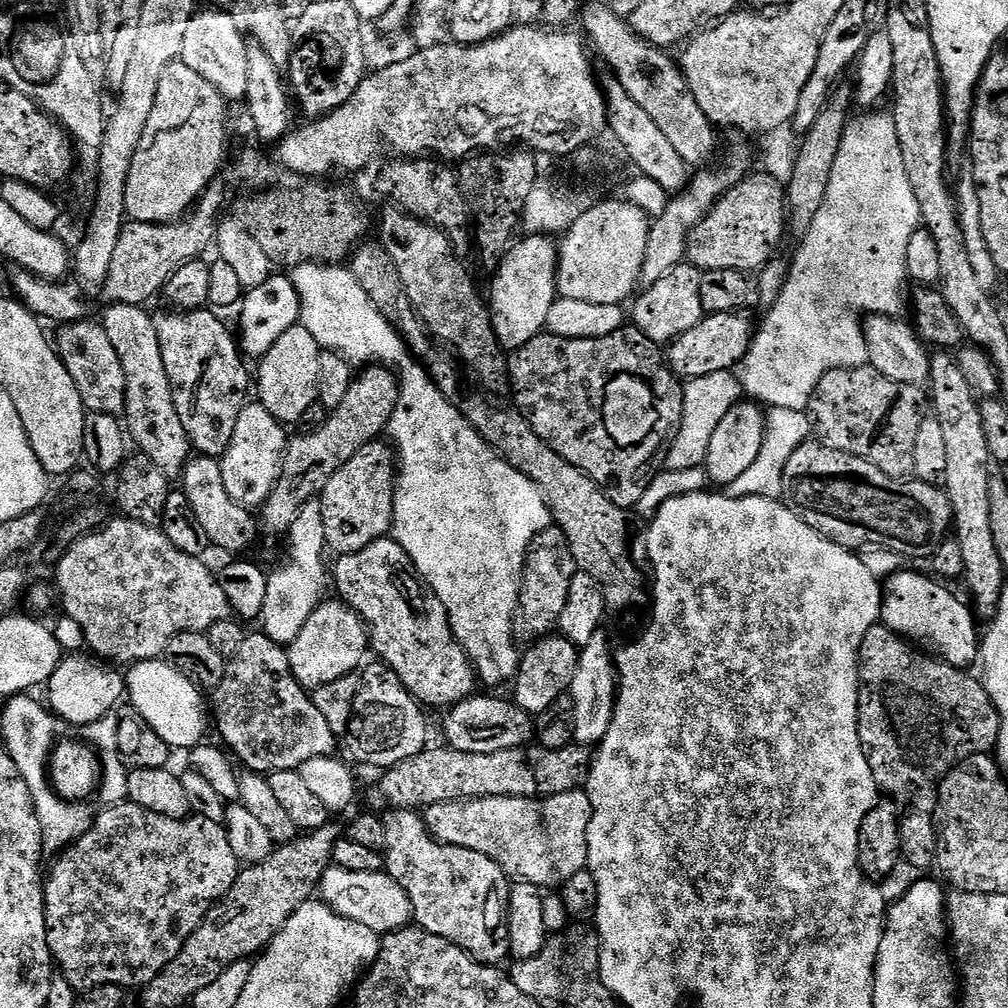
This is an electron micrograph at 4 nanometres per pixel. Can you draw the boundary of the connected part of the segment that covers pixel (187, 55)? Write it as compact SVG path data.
M219 10L197 11L190 26L186 26L186 35L182 37L180 58L190 70L202 74L210 86L214 86L224 95L225 101L244 100L246 94L246 37L238 30L234 18Z

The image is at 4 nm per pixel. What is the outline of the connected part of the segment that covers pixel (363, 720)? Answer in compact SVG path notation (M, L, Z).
M383 662L375 663L369 663L359 673L360 689L358 698L354 698L354 714L350 718L346 739L349 754L358 763L383 770L393 768L406 758L414 758L414 754L429 747L430 740L428 724L424 721L425 709L415 696L408 693L392 668Z

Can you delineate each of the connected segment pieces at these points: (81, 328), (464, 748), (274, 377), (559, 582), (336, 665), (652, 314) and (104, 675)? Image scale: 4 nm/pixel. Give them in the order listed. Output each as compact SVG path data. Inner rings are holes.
M91 318L65 324L59 329L60 337L55 337L54 347L60 353L60 360L70 370L74 386L82 398L88 412L119 417L126 402L126 374L122 371L122 361L118 358L114 345L106 334L103 323L96 324Z
M473 694L452 705L443 713L447 747L466 754L498 754L498 750L514 750L531 745L534 740L534 720L511 699Z
M297 323L292 329L286 330L268 353L258 360L260 369L254 372L254 392L258 402L274 418L285 426L295 425L303 412L318 400L318 374L320 373L321 346L306 330L304 325Z
M549 526L532 540L528 548L528 556L524 559L524 575L520 578L520 597L516 603L516 613L512 619L512 635L517 641L535 642L551 633L559 625L560 615L566 606L566 594L570 594L570 582L576 577L577 568L574 557L570 554L566 535L560 528Z
M328 598L319 604L310 618L306 618L306 626L302 626L298 638L287 645L286 651L296 681L305 690L315 690L340 676L353 675L365 663L364 655L370 652L368 630L350 605L336 598Z
M685 262L678 265L670 274L661 276L658 282L647 285L640 297L635 297L636 305L630 308L631 323L646 338L656 341L664 346L669 342L677 340L686 330L694 330L698 322L703 320L705 313L702 306L702 290L700 289L701 271Z
M68 656L63 657L60 664L55 668L54 674L48 680L46 691L48 691L49 709L64 723L78 725L78 728L85 727L90 724L99 723L105 719L108 713L126 694L126 680L121 671L108 664L103 664L99 659L89 656Z

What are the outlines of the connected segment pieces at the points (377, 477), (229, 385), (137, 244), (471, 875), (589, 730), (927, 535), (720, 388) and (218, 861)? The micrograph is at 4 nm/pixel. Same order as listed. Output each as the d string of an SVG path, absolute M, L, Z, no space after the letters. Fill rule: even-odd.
M380 443L362 446L362 450L358 450L358 454L354 454L354 458L350 458L350 462L346 462L346 466L342 466L342 470L338 470L338 474L334 474L330 482L326 482L324 491L318 497L322 506L322 526L326 530L326 542L328 548L336 551L336 554L357 552L370 546L370 542L383 540L391 533L398 460L387 443Z
M167 311L157 315L155 321L178 418L182 418L188 440L199 455L223 457L238 423L238 414L242 414L250 400L250 368L248 372L233 329L231 332L215 311Z
M220 182L209 184L200 199L192 205L190 211L183 218L170 224L138 224L129 223L124 229L123 236L118 242L118 250L114 250L114 262L110 262L110 272L104 282L102 296L105 301L114 304L147 305L151 296L159 297L164 291L164 284L178 270L178 266L186 266L186 262L201 259L207 248L213 247L216 239L216 226L221 219L224 208L224 188Z
M398 808L385 813L384 868L406 890L412 903L412 920L430 934L438 934L438 938L469 952L480 964L496 966L499 960L507 961L510 878L502 866L486 854L478 854L478 850L438 842L428 833L419 811Z
M601 630L594 634L594 638L590 638L590 642L586 642L586 646L579 649L580 661L574 670L574 678L570 695L572 697L572 738L575 743L581 746L596 746L604 739L606 730L609 729L612 721L612 711L616 705L616 690L618 687L618 677L616 674L616 666L614 663L613 645L608 645L607 631Z
M809 442L790 454L784 471L786 496L791 507L827 540L849 550L863 550L870 544L869 528L900 544L931 549L949 535L954 524L952 502L943 487L915 478L907 482L880 482L884 484L868 484L864 476L840 476L836 480L835 459L837 457L823 444Z
M735 371L715 372L688 380L684 384L684 405L678 427L666 448L667 470L701 467L710 450L710 438L714 438L714 430L718 430L718 422L722 422L722 418L726 418L726 414L730 414L732 407L741 403L741 400L740 377Z
M121 802L97 811L82 835L55 857L52 873L44 882L46 938L59 975L77 993L113 984L139 990L149 984L182 950L186 938L198 930L206 914L234 886L242 867L230 850L223 824L189 814L183 820L154 814L131 802Z

